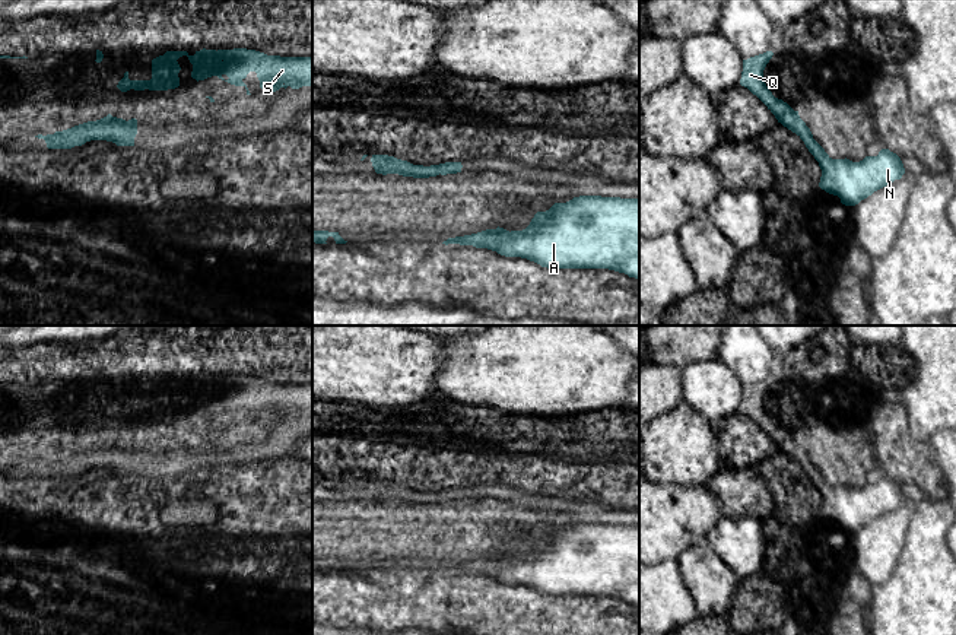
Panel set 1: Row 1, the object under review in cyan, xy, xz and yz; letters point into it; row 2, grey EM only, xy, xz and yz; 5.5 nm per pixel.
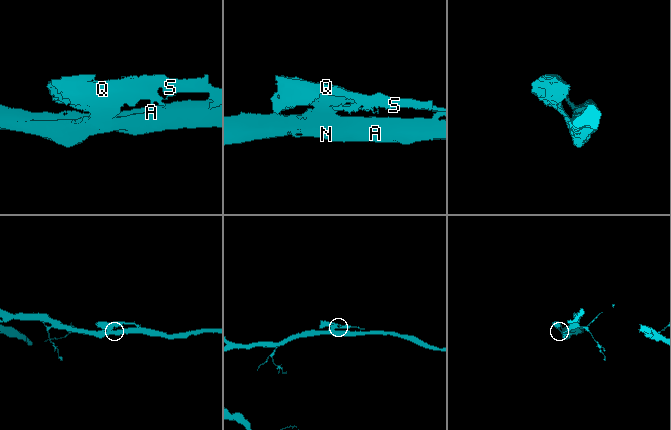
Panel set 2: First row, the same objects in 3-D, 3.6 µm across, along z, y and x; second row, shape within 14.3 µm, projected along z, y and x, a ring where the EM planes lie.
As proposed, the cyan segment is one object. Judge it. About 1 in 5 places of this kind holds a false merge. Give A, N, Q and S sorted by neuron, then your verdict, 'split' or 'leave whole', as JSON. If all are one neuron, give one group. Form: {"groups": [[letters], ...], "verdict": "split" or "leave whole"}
{"groups": [["A", "N"], ["Q", "S"]], "verdict": "split"}

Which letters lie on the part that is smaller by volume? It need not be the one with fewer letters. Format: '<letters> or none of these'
Q, S

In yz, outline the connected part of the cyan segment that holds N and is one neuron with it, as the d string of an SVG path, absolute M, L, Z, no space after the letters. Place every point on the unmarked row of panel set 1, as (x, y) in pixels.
M813 464L804 472L822 496L819 514L838 523L845 533L858 531L905 501L901 485L889 476L882 476L877 483L852 489L847 485L832 486Z

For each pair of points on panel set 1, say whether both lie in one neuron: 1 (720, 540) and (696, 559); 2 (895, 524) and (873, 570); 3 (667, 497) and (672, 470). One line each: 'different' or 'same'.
1: different
2: same
3: different

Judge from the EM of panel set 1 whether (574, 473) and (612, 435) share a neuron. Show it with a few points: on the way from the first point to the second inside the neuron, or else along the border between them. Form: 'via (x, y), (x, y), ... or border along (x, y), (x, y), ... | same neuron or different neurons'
border along (552, 456), (583, 463), (610, 457), (619, 459) | different neurons

